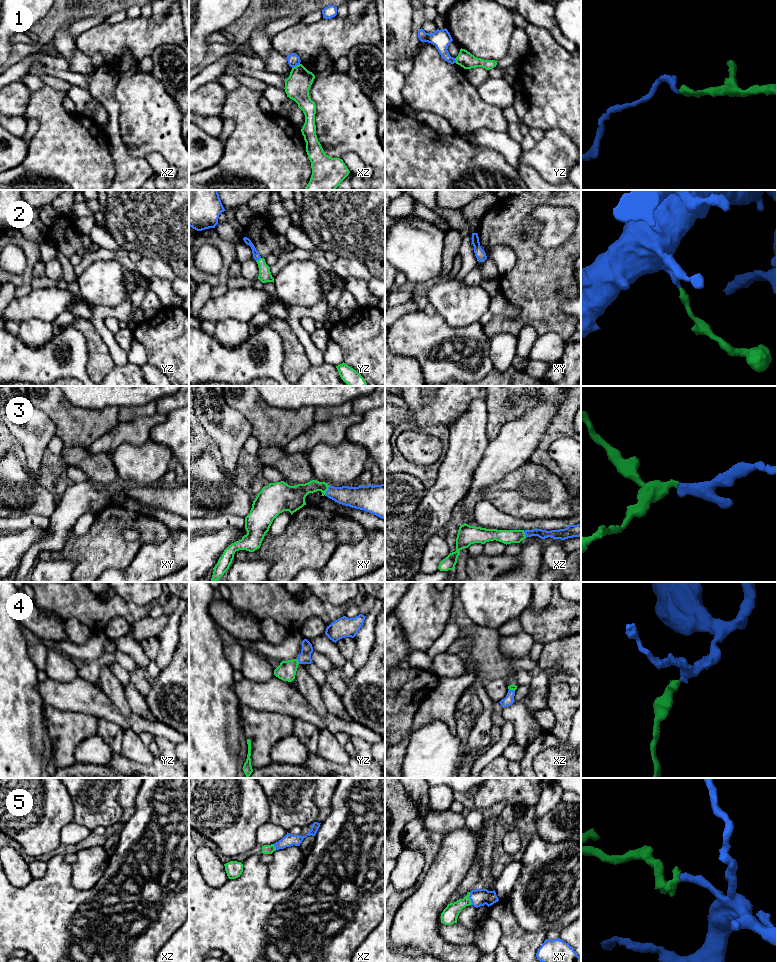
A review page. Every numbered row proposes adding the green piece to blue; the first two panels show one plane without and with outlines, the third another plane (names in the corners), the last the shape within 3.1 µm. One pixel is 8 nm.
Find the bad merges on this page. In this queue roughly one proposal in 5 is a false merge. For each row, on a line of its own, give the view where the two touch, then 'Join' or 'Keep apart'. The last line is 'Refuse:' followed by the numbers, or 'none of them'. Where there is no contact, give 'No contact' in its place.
1: Touches blue in xz. Keep apart
2: Touches blue in yz. Join
3: Touches blue in xy. Join
4: Touches blue in yz. Join
5: Touches blue in xy. Join
Refuse: 1

